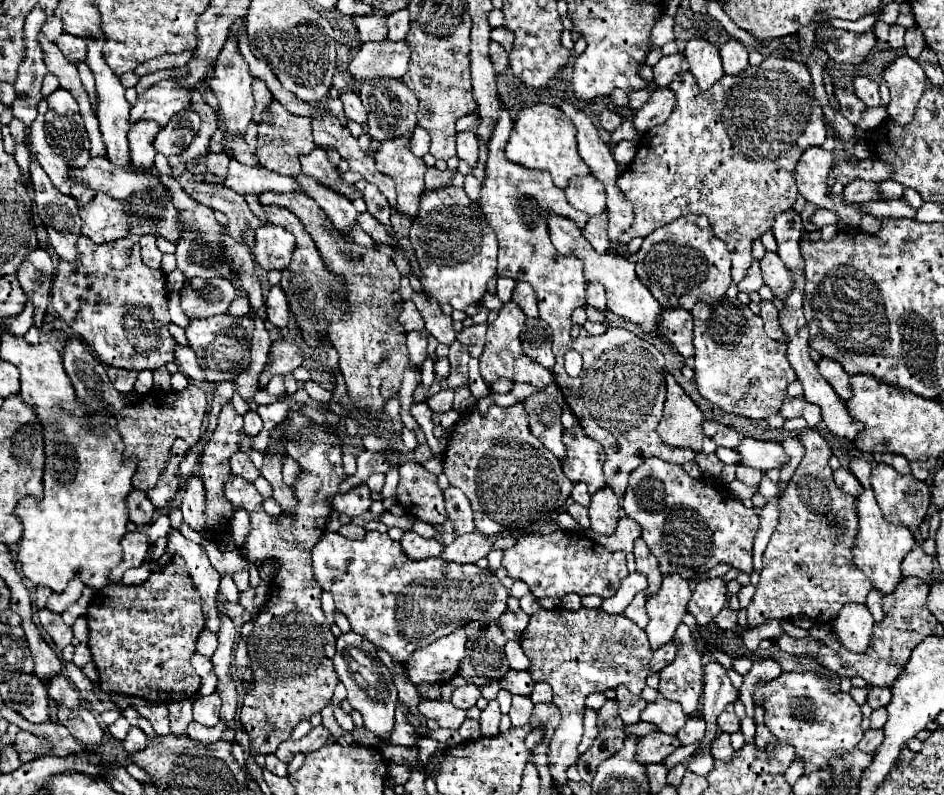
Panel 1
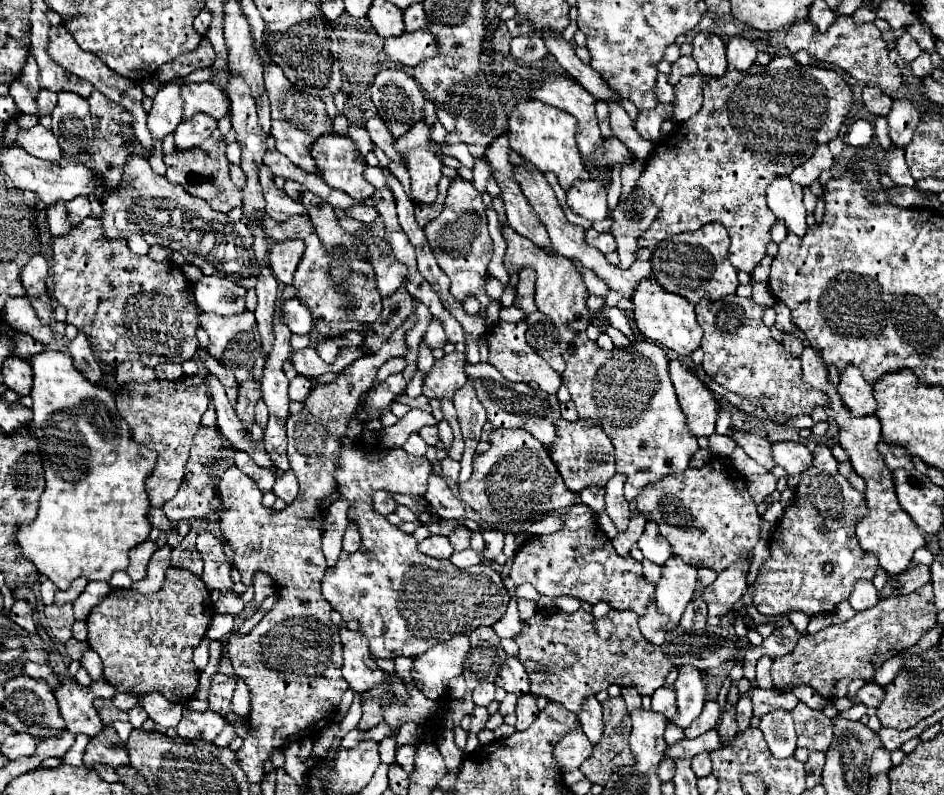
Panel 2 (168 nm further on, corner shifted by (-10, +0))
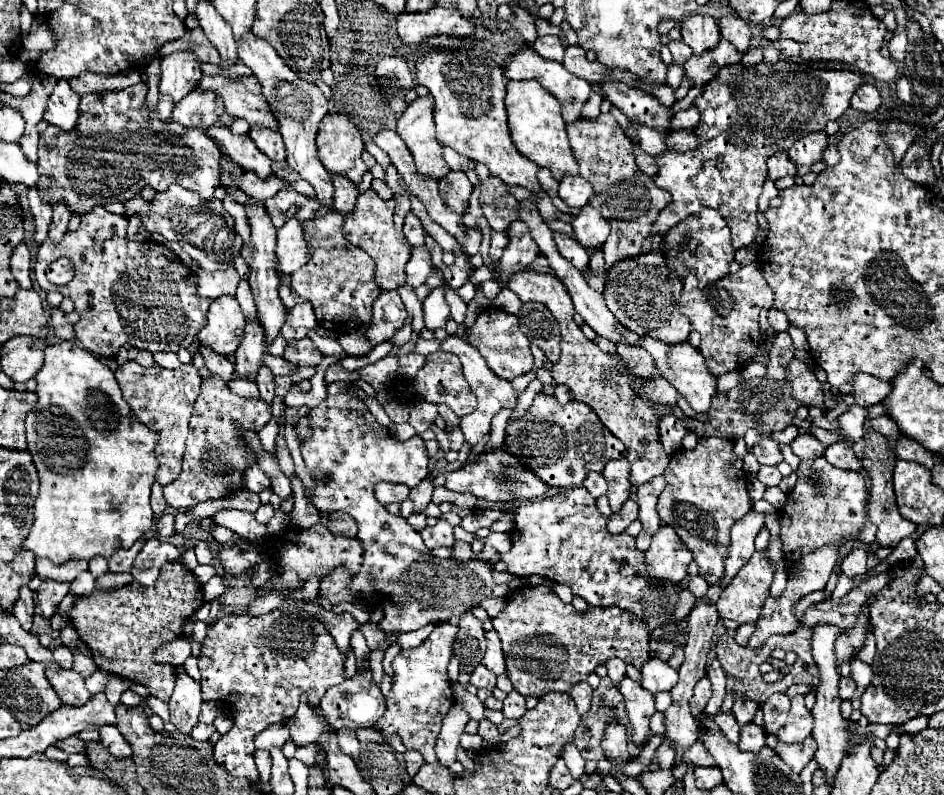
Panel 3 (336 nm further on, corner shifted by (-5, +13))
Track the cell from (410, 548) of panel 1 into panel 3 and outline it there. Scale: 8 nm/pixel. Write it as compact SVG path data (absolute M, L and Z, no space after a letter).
M438 520L436 526L426 526L422 532L420 532L426 548L434 550L434 548L440 548L440 546L452 546L454 544L454 532L452 532L452 526L446 522L446 520Z

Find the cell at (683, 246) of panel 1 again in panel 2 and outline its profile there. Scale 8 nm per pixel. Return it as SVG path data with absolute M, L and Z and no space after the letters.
M707 223L693 233L679 233L673 239L665 239L653 251L653 277L661 283L663 289L685 297L689 303L697 305L703 295L717 301L729 293L735 293L737 269L729 263L729 233L721 223Z

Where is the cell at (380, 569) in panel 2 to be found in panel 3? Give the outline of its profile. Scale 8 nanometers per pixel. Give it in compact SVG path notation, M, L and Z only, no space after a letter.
M346 382L330 384L326 400L320 402L316 408L312 408L310 426L314 432L312 432L312 438L308 438L300 450L302 450L306 466L312 470L314 478L320 482L314 490L312 504L318 510L320 508L326 508L328 512L342 510L356 520L356 526L358 526L356 538L360 540L360 544L364 548L364 560L362 560L360 570L356 574L350 574L350 570L346 566L338 566L330 574L326 574L320 580L320 594L324 598L328 598L330 604L352 602L352 604L360 604L366 608L380 608L384 612L384 616L378 622L378 626L388 636L420 630L430 624L458 620L458 616L480 606L482 600L492 598L492 596L506 596L510 592L508 586L494 582L494 578L492 578L494 568L484 560L468 560L468 562L460 562L456 558L440 560L440 558L432 556L430 552L422 554L420 560L414 560L414 528L402 516L390 514L374 498L374 486L382 480L405 484L409 488L414 488L422 482L428 476L428 462L430 462L430 458L426 454L426 446L424 446L426 442L420 436L414 436L406 442L392 438L388 428L384 428L382 424L376 422L376 418L370 414L368 406L360 398L346 394L342 390L346 386L348 386Z

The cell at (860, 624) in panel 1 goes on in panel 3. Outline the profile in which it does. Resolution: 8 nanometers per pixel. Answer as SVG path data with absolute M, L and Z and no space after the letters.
M854 548L854 550L852 550L852 552L842 560L842 572L844 572L848 578L866 576L866 572L868 572L866 558L868 558L868 554L866 554L864 550Z

